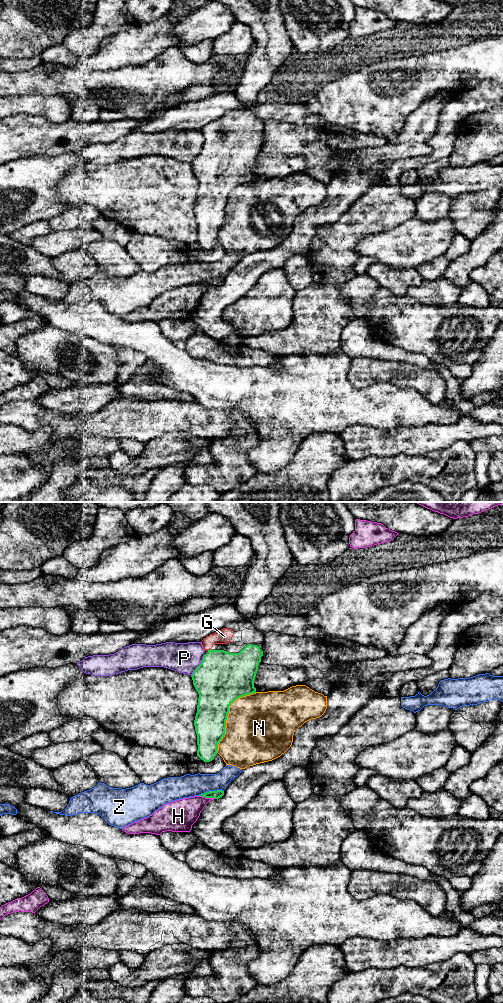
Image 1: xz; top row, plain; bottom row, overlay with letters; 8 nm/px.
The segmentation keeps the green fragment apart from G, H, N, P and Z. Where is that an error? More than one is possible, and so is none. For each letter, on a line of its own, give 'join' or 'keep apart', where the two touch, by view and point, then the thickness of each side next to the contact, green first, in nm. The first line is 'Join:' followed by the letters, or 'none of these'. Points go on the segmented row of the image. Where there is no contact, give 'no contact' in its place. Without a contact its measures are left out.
Join: G
G: join | xz (209, 649) | 420/130 nm
H: keep apart | xz (207, 797) | 70/240 nm
N: keep apart | xz (227, 716) | 340/500 nm
P: keep apart | xz (199, 665) | 420/240 nm
Z: keep apart | xz (210, 791) | 70/180 nm

